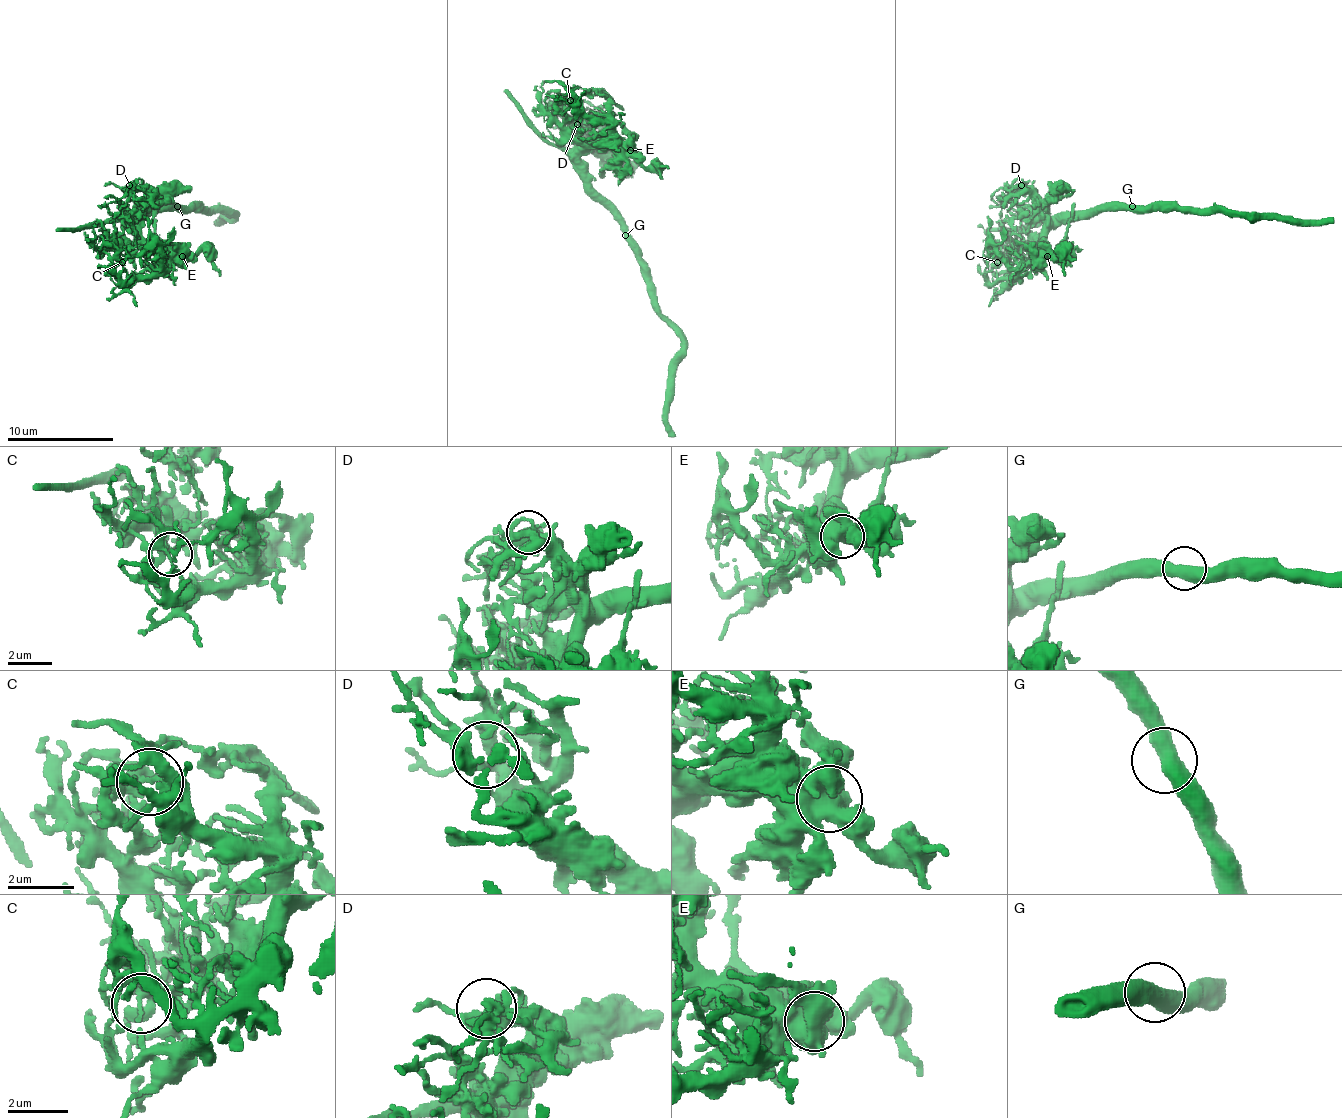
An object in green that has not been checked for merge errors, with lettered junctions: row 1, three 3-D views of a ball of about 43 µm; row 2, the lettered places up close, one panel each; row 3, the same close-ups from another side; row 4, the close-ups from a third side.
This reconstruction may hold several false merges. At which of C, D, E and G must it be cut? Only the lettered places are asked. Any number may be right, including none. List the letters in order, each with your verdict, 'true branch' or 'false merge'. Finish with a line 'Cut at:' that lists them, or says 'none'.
C: true branch
D: true branch
E: true branch
G: true branch
Cut at: none

